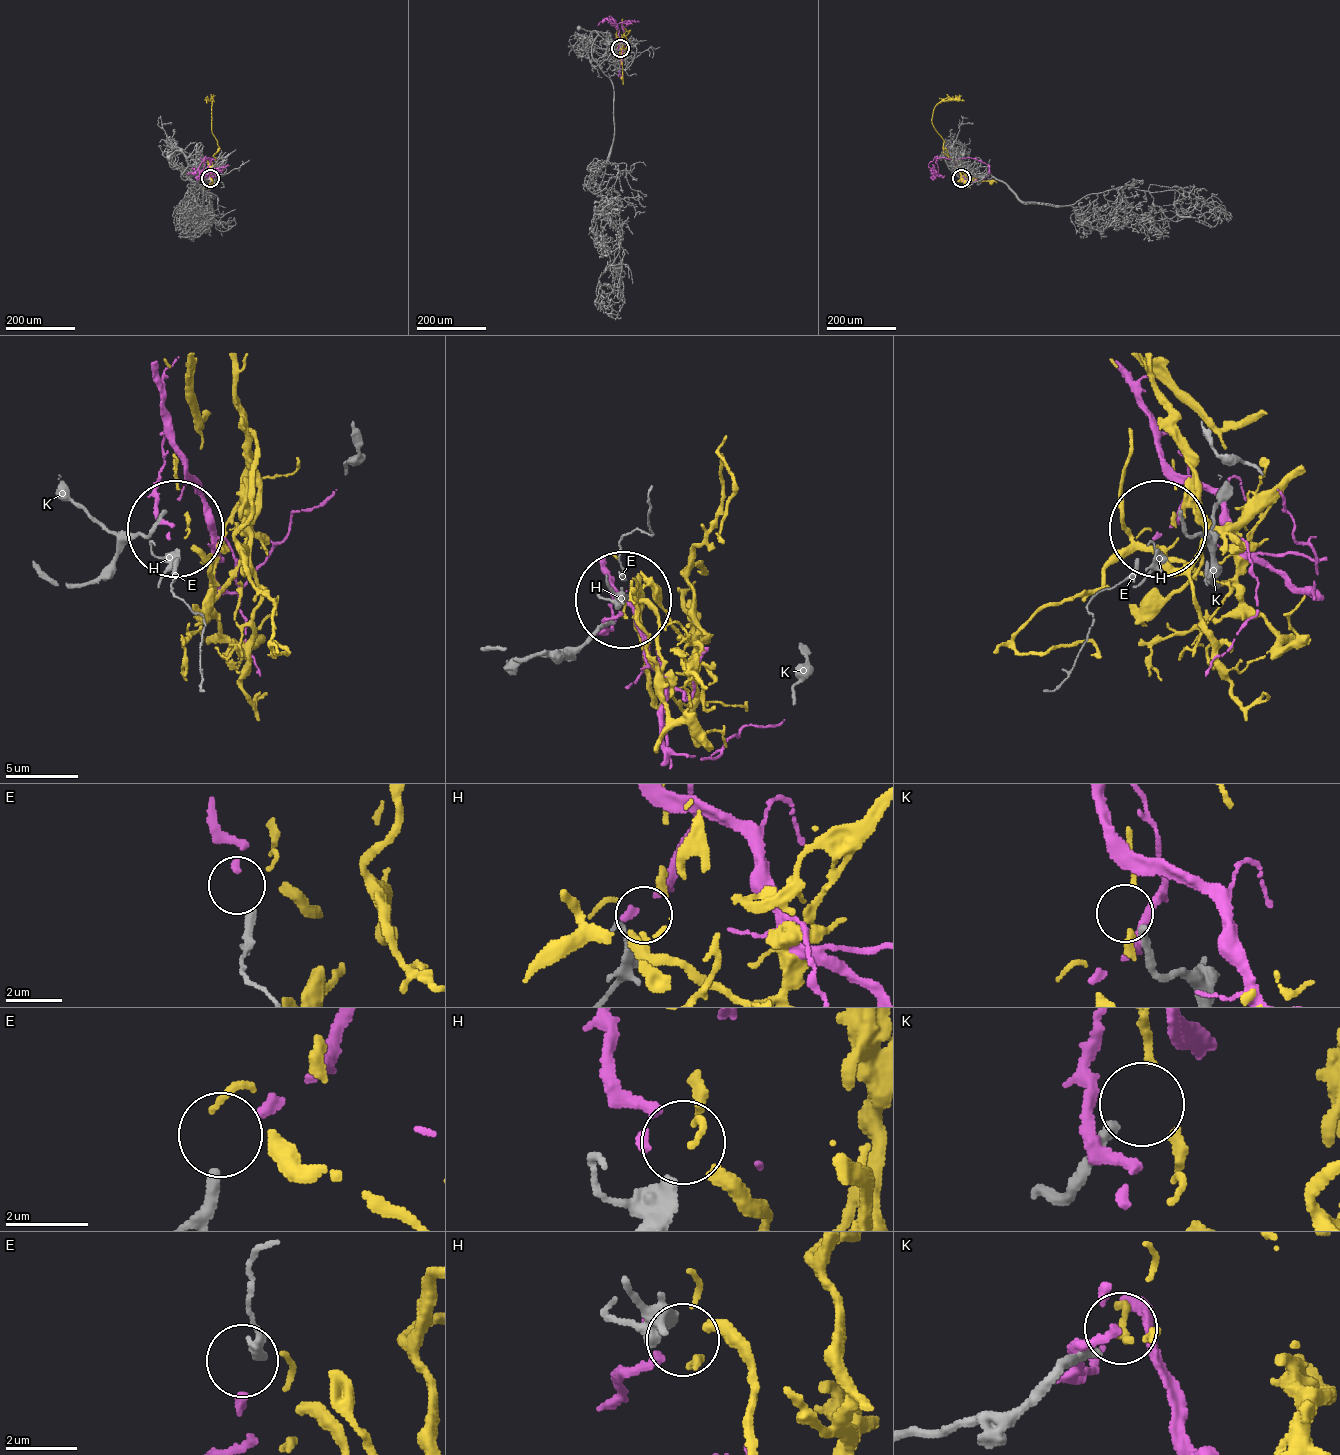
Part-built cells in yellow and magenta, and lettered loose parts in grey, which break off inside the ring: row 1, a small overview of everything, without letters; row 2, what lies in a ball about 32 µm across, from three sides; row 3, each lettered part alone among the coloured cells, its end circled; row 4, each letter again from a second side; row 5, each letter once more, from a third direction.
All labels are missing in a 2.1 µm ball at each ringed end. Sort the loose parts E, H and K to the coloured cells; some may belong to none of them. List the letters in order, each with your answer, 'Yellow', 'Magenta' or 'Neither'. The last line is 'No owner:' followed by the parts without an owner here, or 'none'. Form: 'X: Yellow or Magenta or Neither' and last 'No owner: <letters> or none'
E: Magenta
H: Yellow
K: Neither
No owner: K

